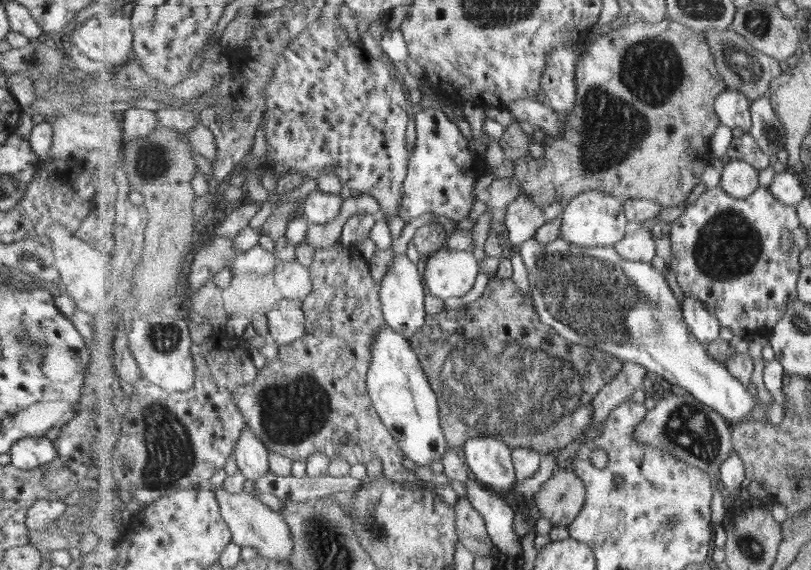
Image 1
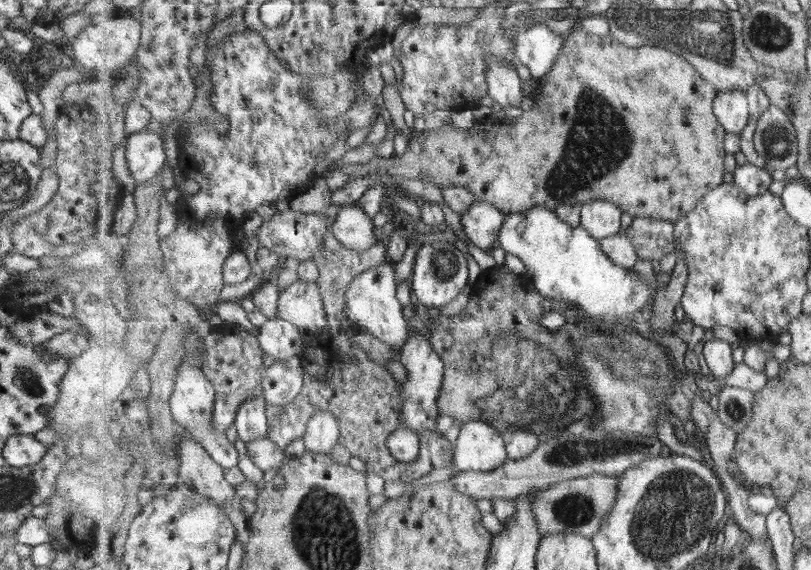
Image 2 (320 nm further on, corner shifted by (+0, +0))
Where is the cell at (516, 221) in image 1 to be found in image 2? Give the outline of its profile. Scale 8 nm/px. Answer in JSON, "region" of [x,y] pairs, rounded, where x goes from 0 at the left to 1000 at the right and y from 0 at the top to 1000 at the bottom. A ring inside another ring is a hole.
{"region":[[[586,353],[567,377],[570,404],[580,426],[599,439],[614,430],[624,374],[600,353]]]}

